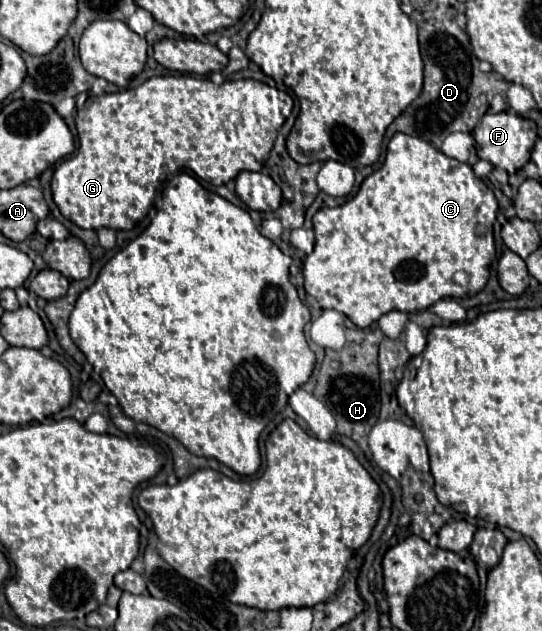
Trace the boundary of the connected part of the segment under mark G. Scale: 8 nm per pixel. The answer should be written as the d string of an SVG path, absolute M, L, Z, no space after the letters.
M193 75L151 77L137 89L91 95L75 117L79 149L53 173L53 201L61 215L81 229L97 231L109 227L129 231L145 219L169 173L191 171L203 181L225 185L241 171L261 171L269 159L277 129L290 116L292 108L293 100L286 92L265 83L243 79L225 81L217 87L209 79Z

